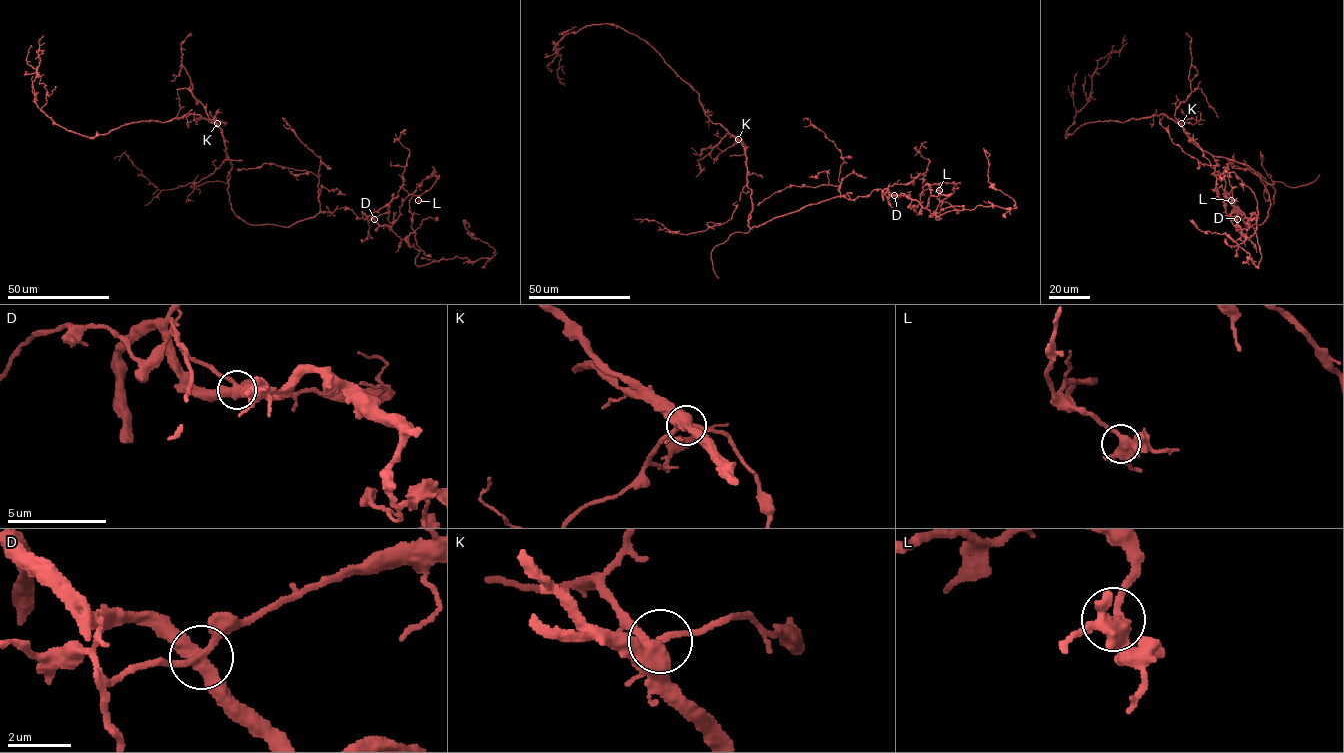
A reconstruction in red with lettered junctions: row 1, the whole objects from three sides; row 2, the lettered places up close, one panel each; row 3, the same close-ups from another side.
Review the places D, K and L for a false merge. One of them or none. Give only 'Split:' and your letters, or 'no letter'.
Split: D

